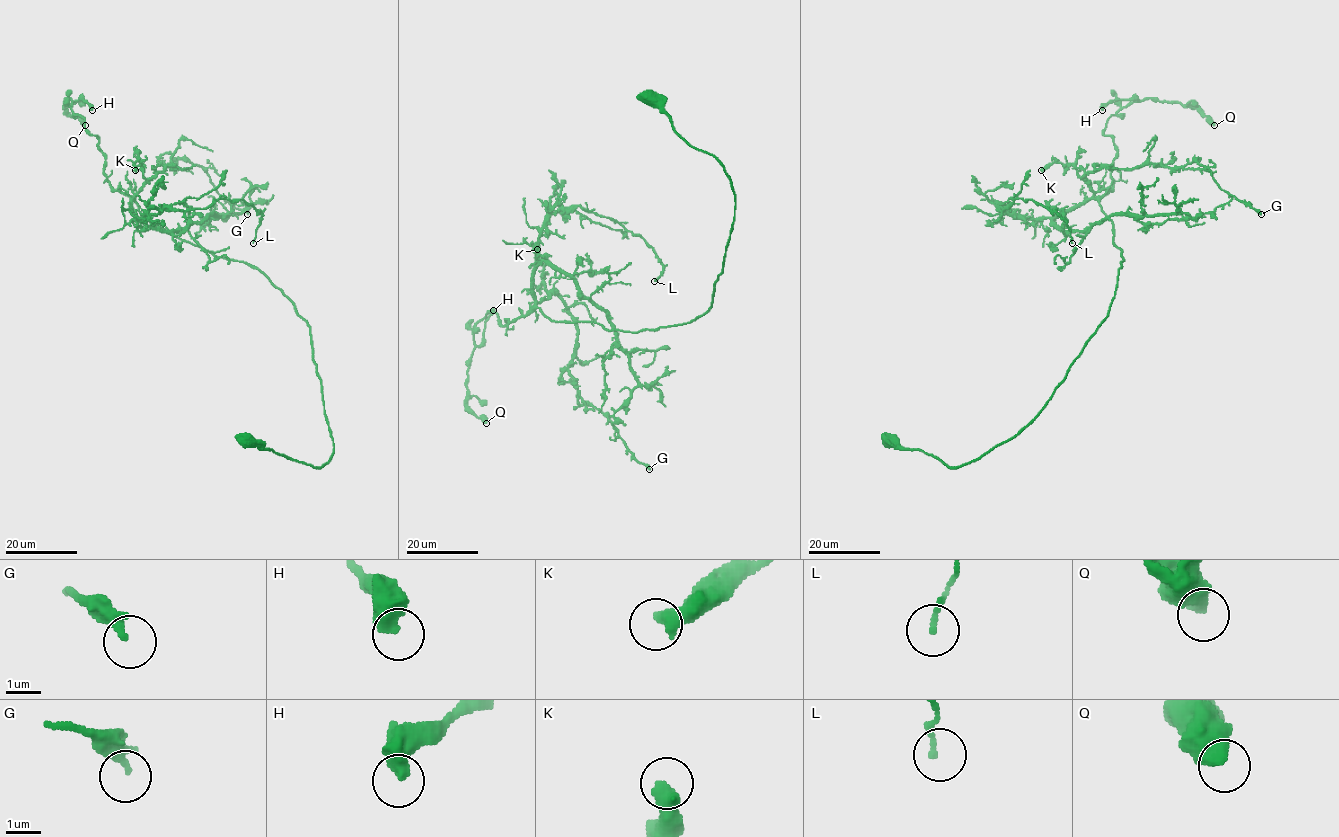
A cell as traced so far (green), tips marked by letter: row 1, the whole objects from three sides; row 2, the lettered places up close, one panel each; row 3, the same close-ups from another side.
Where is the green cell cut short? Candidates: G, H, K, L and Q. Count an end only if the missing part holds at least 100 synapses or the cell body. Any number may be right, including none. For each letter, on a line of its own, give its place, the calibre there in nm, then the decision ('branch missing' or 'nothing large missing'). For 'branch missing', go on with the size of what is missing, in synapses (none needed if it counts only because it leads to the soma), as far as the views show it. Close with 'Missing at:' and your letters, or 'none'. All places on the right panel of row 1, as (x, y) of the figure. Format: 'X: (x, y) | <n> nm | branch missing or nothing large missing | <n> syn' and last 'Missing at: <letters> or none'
G: (1261, 214) | 280 nm | nothing large missing
H: (1102, 110) | 500 nm | nothing large missing
K: (1041, 170) | 480 nm | nothing large missing
L: (1072, 243) | 160 nm | nothing large missing
Q: (1214, 125) | 500 nm | nothing large missing
Missing at: none

